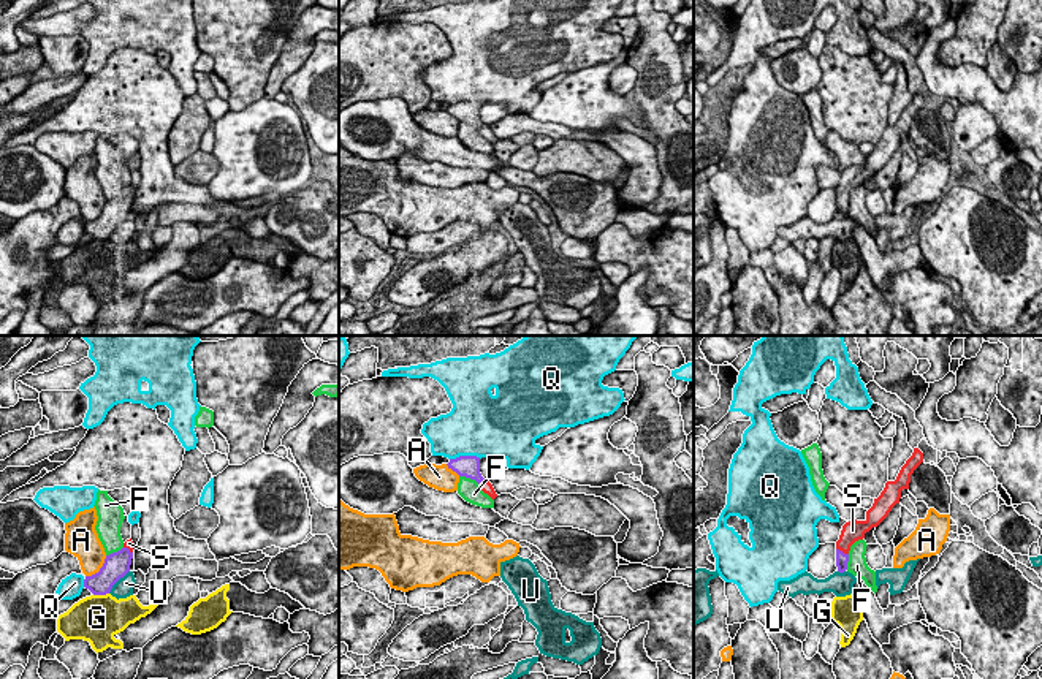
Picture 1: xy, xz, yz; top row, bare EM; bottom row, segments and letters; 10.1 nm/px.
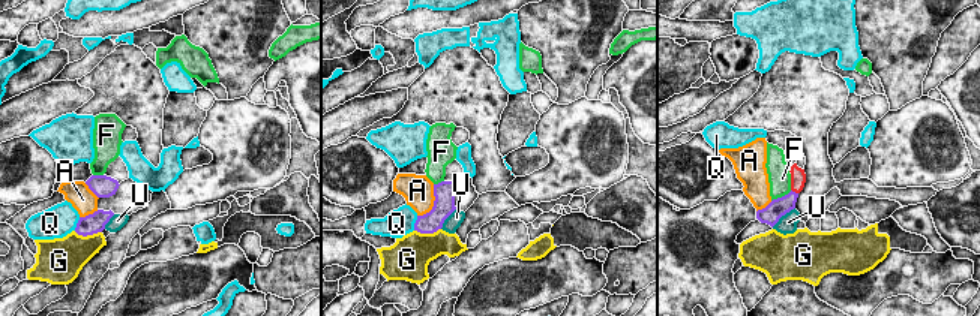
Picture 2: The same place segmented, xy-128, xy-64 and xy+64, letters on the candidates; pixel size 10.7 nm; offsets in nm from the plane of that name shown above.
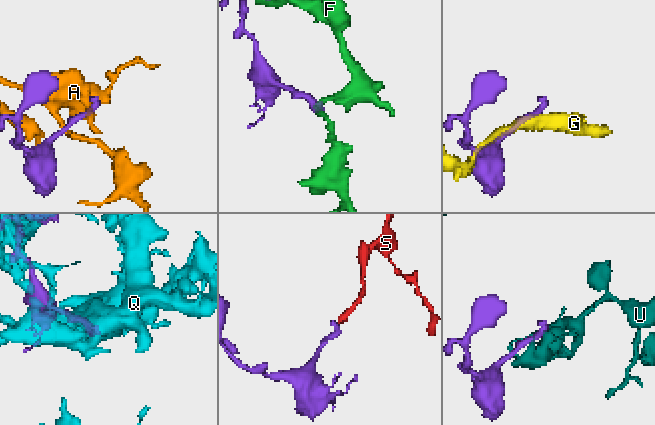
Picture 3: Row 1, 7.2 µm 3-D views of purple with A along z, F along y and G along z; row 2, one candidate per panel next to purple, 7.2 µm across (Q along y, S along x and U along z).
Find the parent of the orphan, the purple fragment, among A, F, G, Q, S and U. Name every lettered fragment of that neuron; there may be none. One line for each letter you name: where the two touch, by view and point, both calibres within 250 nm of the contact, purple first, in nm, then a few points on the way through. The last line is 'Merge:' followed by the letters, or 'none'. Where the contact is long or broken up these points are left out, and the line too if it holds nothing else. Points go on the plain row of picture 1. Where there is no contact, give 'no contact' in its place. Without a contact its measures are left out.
S: contact yz (841, 197); calibres 130 and 220 nm
Merge: S

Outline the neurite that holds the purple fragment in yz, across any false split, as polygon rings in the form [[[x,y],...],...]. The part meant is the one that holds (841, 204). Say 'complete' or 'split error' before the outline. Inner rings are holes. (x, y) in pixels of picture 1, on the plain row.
split error | [[[914,93],[912,101],[901,112],[895,127],[887,127],[884,136],[874,144],[873,152],[866,157],[865,166],[852,165],[842,171],[839,185],[836,187],[836,212],[839,218],[847,215],[850,192],[865,184],[865,179],[877,173],[899,149],[901,136],[909,135],[911,120],[923,108],[923,98]]]

